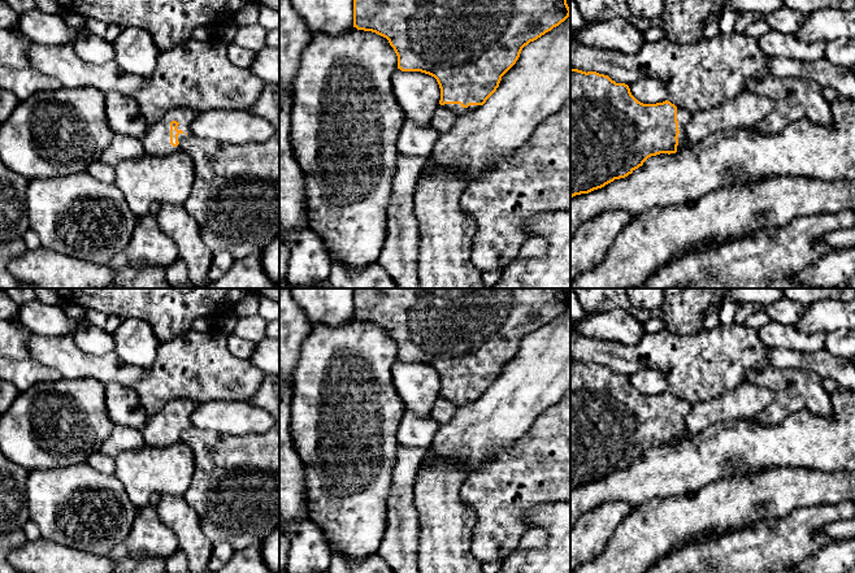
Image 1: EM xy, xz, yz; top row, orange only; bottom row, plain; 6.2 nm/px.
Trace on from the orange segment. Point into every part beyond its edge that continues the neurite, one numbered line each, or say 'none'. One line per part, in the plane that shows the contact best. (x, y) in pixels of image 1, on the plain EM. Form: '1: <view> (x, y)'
1: xy (156, 432)

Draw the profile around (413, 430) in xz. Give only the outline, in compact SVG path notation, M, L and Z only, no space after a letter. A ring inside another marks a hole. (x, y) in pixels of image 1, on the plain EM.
M405 408L396 431L398 444L428 450L434 440L438 427L430 416L416 416Z

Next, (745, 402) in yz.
M743 382L719 398L693 404L686 416L687 433L696 435L713 424L754 420L773 398L772 390Z

